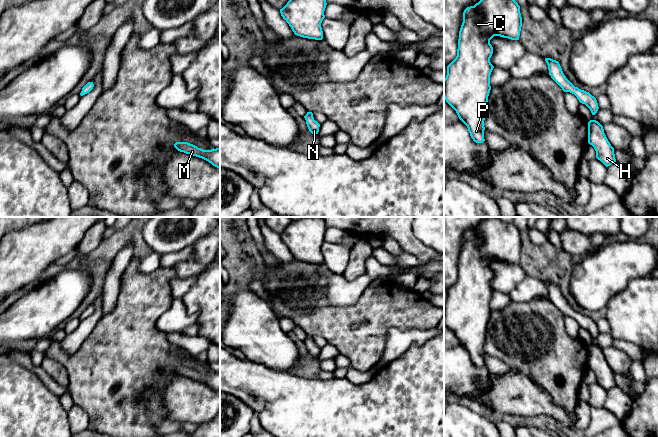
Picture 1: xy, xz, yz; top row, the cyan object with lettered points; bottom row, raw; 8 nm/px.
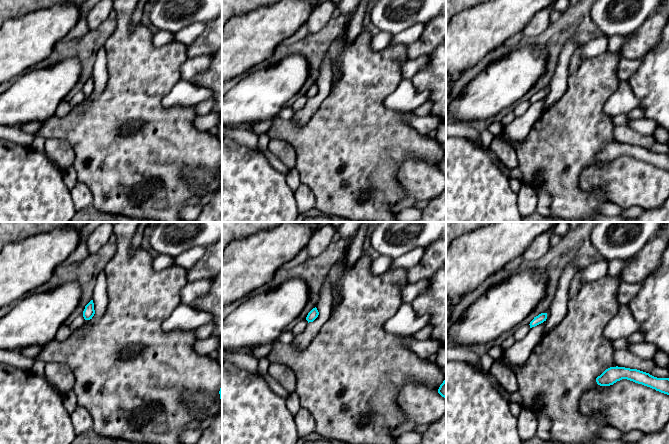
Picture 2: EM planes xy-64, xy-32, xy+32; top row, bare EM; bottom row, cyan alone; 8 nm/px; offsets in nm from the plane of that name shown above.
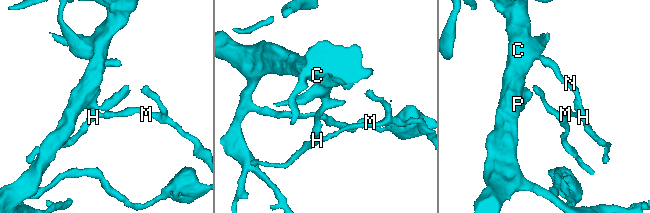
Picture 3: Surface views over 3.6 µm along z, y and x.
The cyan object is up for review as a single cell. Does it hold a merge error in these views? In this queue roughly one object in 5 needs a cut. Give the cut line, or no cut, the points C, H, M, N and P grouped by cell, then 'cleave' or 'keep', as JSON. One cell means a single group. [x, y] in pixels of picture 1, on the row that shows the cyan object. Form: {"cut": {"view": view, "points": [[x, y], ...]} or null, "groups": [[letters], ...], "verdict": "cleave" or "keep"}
{"cut": null, "groups": [["C", "H", "M", "N", "P"]], "verdict": "keep"}

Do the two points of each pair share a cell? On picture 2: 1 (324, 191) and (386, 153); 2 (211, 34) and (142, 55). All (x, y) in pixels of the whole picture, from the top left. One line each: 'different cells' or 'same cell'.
1: same cell
2: different cells

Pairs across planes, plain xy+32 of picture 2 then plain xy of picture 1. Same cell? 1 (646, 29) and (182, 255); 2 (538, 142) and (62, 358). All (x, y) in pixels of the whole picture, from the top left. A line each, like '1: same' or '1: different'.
1: different
2: same

